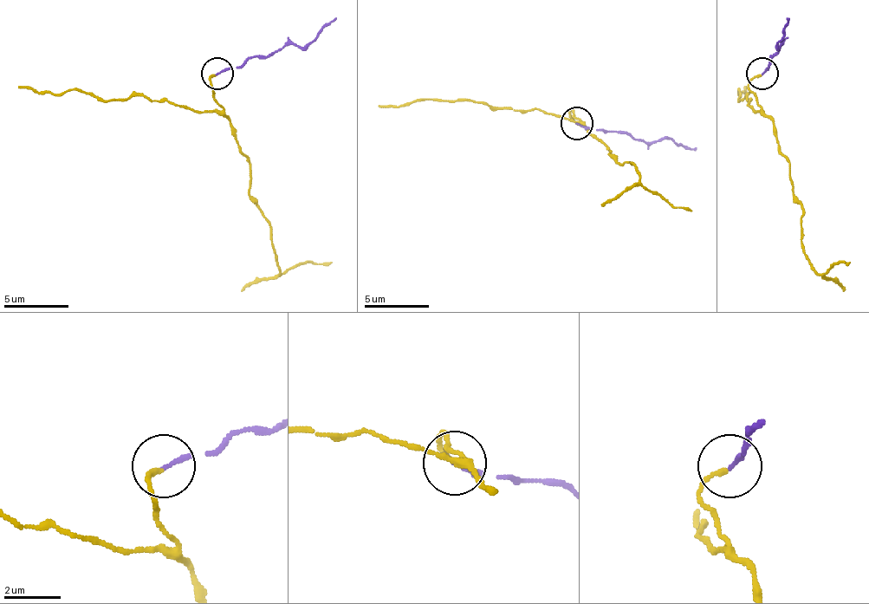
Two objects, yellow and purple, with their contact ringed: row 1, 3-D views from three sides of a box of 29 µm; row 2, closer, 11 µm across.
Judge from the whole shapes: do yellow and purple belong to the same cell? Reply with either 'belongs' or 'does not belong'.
belongs

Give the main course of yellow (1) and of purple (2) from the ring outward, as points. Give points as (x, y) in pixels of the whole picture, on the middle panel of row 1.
1: (576, 122), (569, 113), (573, 109), (608, 155), (621, 165), (634, 165), (640, 184), (670, 203), (692, 210)
2: (576, 122), (612, 132), (628, 132), (647, 142), (666, 139), (696, 152)

